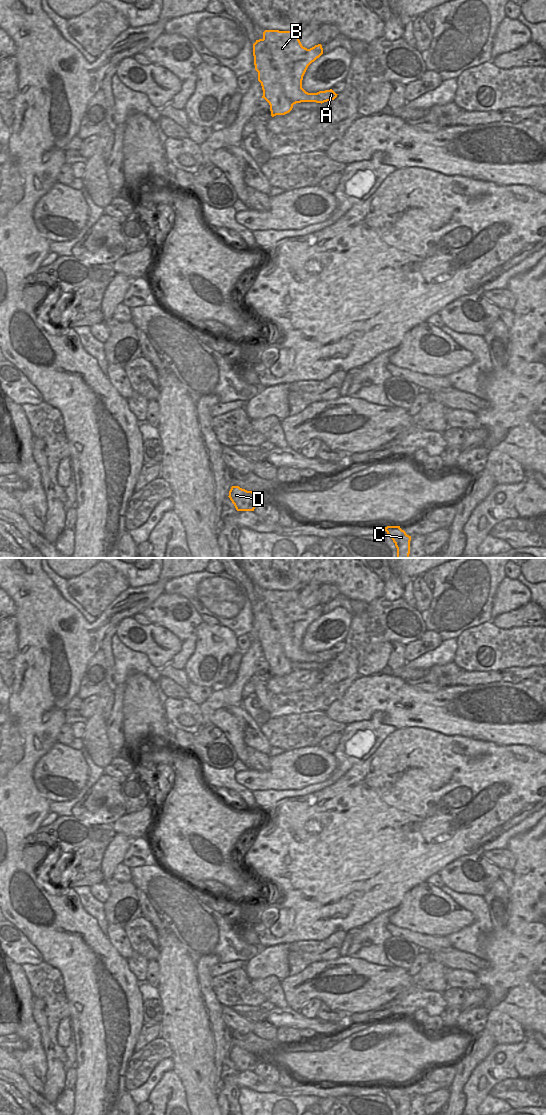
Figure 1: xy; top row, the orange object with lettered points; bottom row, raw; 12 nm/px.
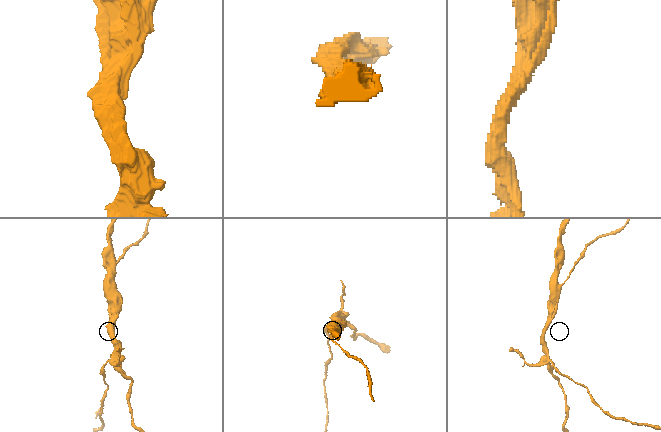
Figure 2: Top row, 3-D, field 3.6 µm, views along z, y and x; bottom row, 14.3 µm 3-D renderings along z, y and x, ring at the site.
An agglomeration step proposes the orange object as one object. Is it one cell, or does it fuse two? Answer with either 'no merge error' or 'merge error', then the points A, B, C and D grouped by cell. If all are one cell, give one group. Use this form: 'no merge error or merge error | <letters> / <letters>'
merge error | A B D / C

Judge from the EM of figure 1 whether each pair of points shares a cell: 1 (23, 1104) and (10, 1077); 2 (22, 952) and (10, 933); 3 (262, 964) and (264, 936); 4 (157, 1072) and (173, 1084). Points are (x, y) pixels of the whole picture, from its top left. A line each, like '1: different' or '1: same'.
1: different
2: same
3: different
4: different

